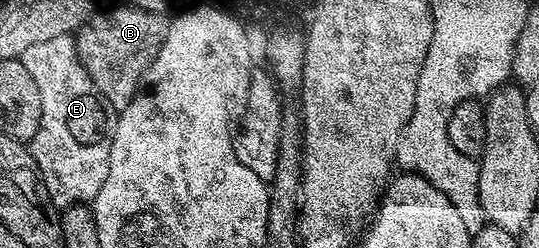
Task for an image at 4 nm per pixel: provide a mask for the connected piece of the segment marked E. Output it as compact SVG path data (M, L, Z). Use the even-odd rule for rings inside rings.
M72 35L51 38L48 42L30 46L23 50L20 60L23 66L27 66L27 71L39 89L39 102L43 102L39 130L31 142L31 151L45 191L61 210L72 208L74 204L88 205L99 194L99 190L103 190L103 182L107 179L115 123L114 109L105 103L86 74L77 53L76 39Z

